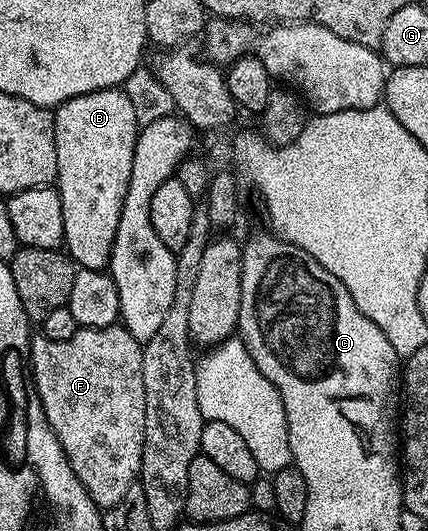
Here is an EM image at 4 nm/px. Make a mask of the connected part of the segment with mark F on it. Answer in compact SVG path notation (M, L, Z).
M121 326L113 328L79 328L72 338L56 342L41 334L30 341L29 371L38 392L44 414L76 474L88 490L92 502L105 510L124 498L142 470L144 450L144 362L143 345Z

